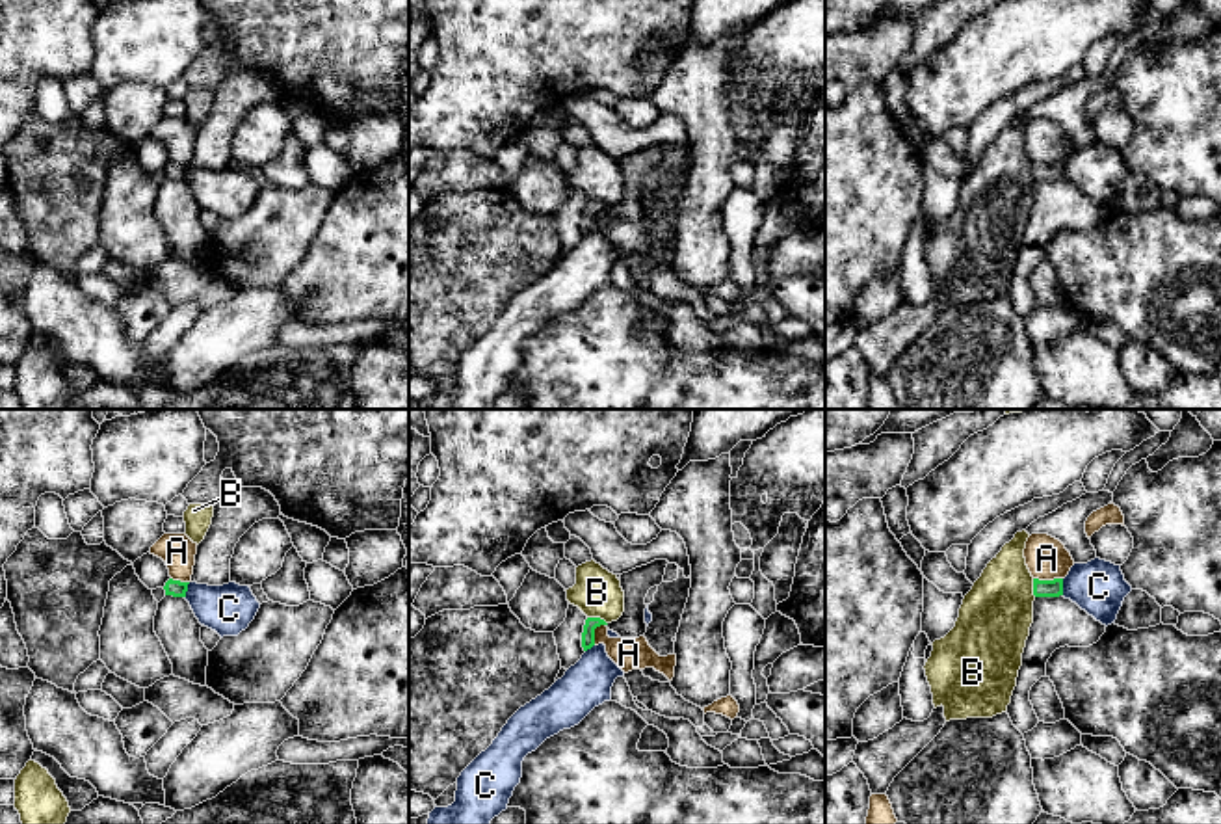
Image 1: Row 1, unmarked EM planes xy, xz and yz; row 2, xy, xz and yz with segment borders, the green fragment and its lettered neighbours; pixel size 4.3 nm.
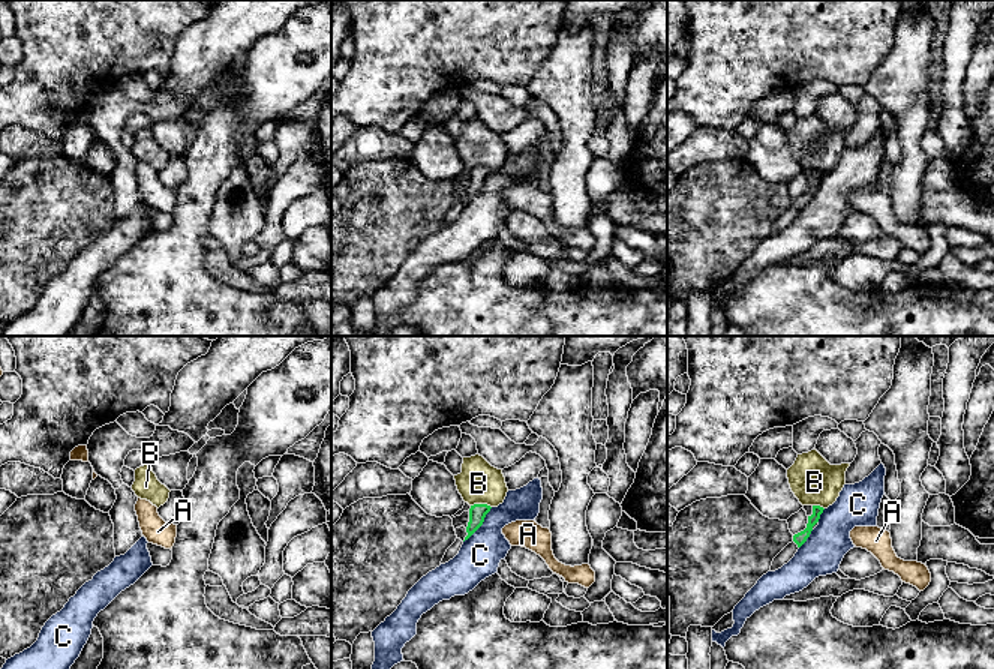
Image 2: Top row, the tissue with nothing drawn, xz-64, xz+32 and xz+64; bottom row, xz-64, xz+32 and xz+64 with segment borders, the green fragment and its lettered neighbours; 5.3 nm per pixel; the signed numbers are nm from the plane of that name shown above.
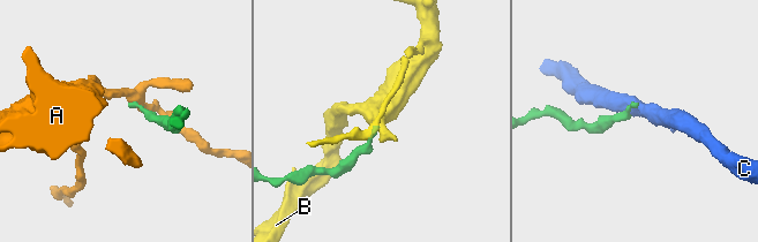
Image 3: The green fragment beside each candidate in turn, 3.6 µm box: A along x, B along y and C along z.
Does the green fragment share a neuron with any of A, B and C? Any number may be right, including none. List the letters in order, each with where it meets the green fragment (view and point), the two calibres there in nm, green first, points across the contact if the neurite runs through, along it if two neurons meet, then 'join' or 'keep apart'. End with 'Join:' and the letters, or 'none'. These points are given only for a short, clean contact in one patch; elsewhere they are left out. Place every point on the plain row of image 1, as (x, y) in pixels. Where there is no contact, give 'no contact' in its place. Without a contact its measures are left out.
A: meets green in yz at (1049, 164); 80 nm thick on the green side, 190 nm on the other; border along yz (1034, 160), (1062, 162); keep apart
B: meets green in xz at (597, 201); 60 nm thick on the green side, 200 nm on the other; border along xz (588, 199), (599, 199), (606, 207); keep apart
C: meets green in yz at (1062, 170); 80 nm thick on the green side, 240 nm on the other; border along yz (1062, 162), (1063, 177); keep apart
Join: none

